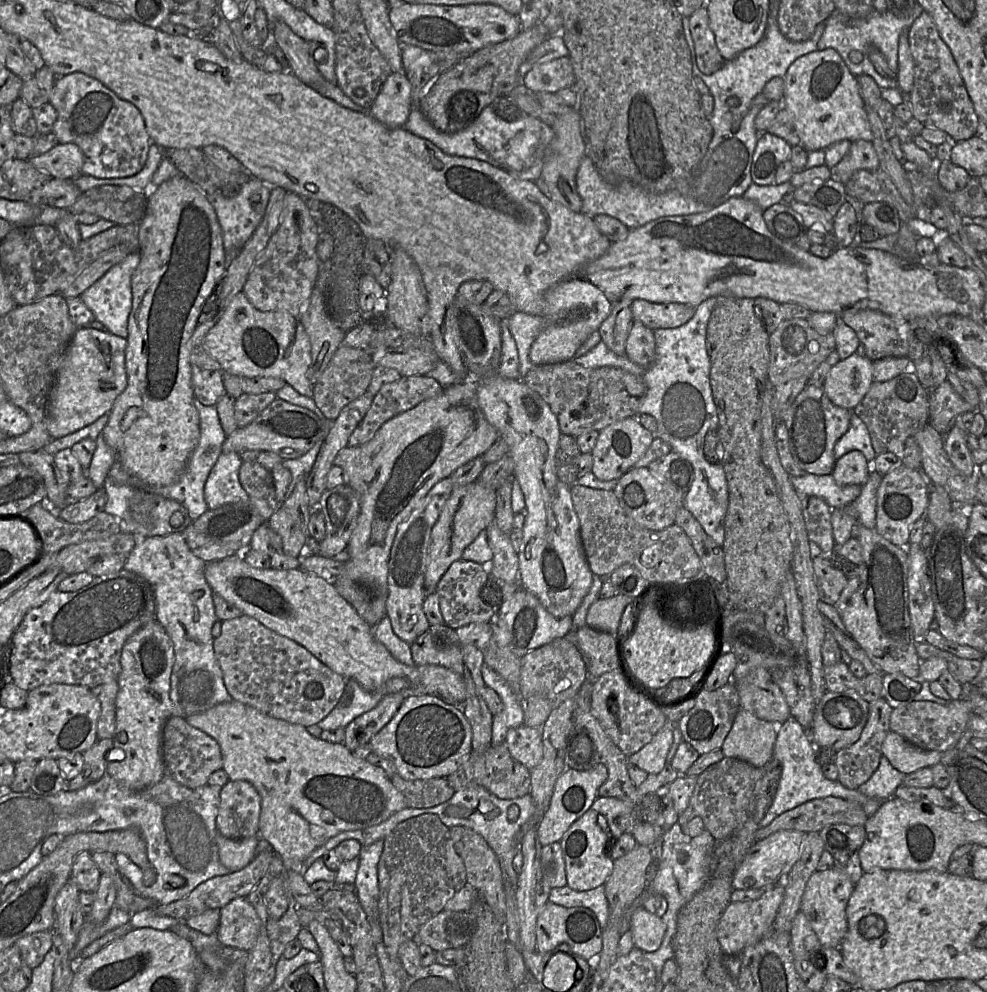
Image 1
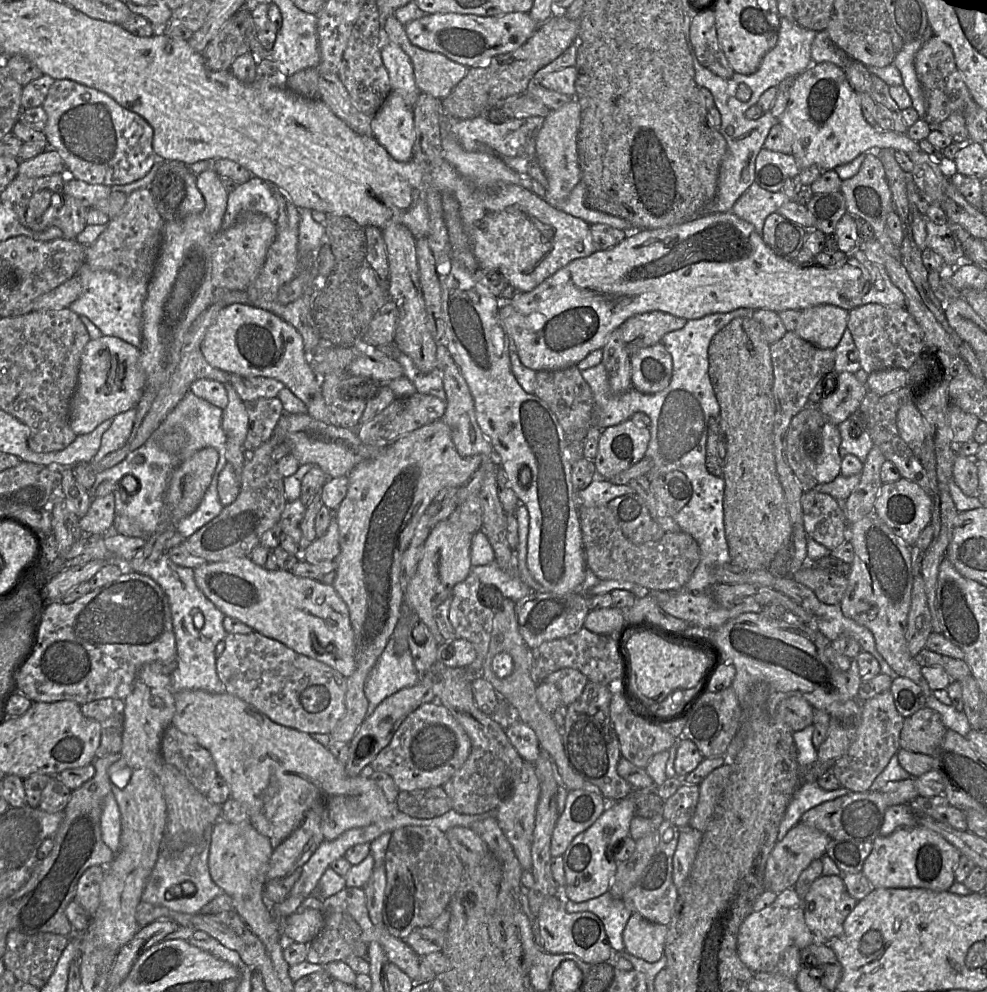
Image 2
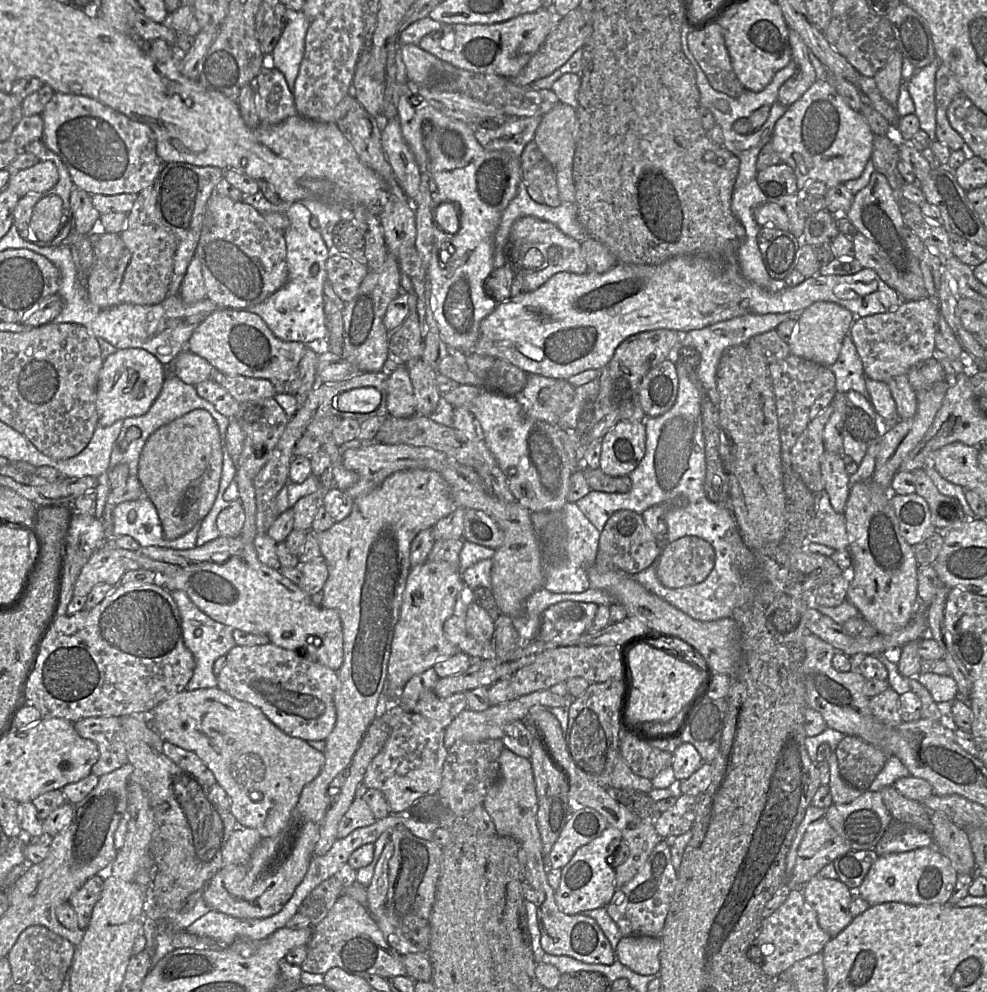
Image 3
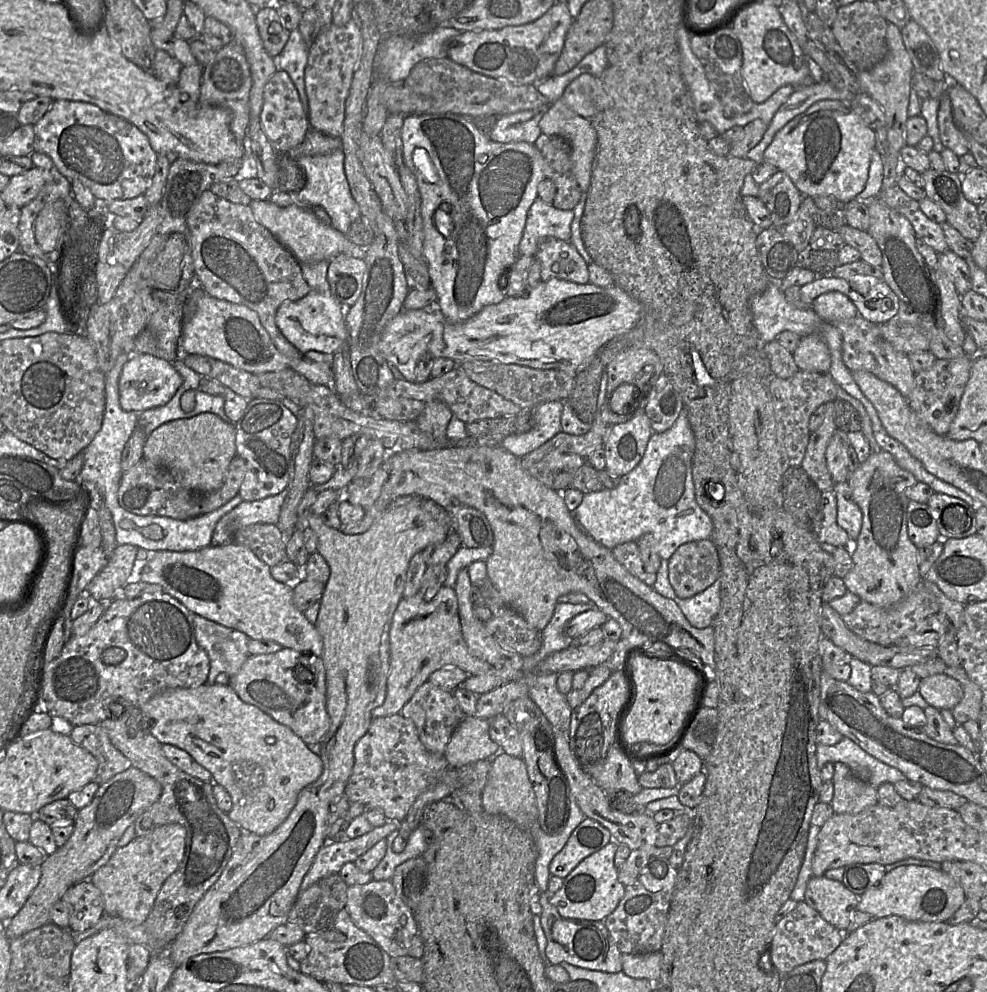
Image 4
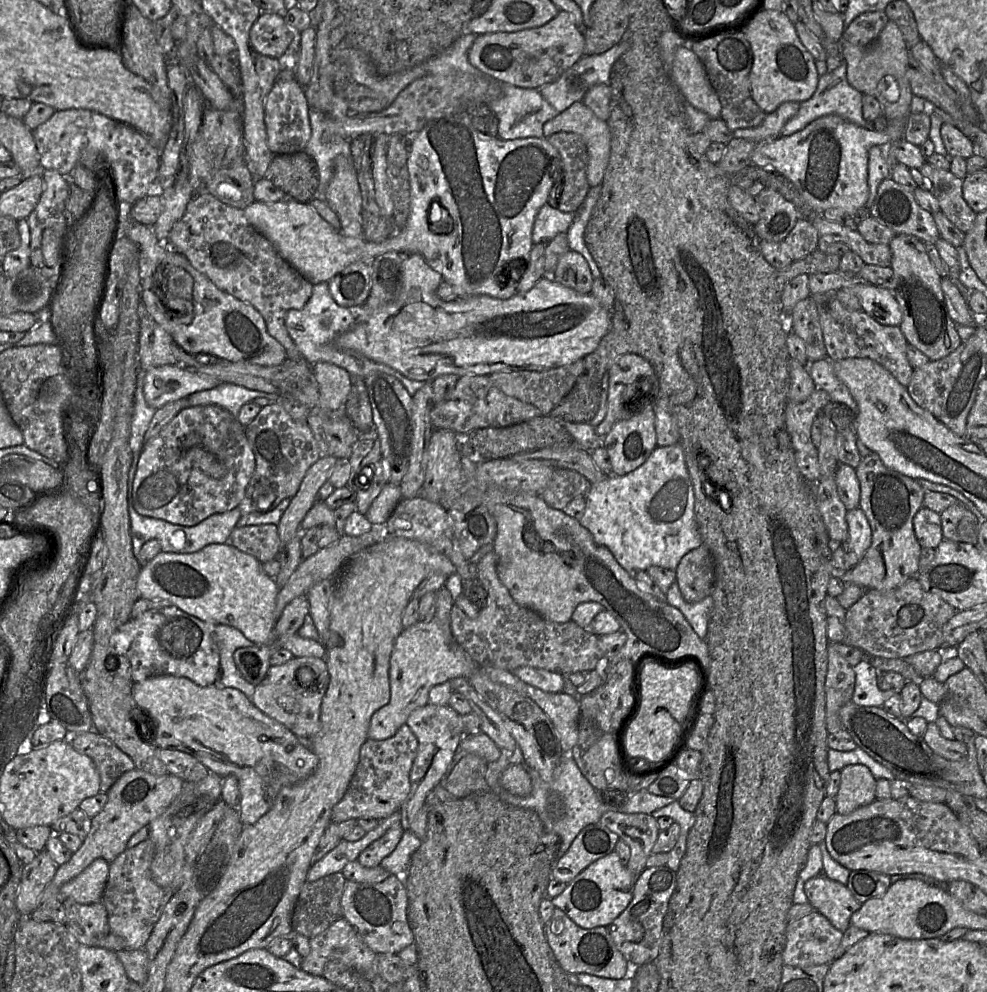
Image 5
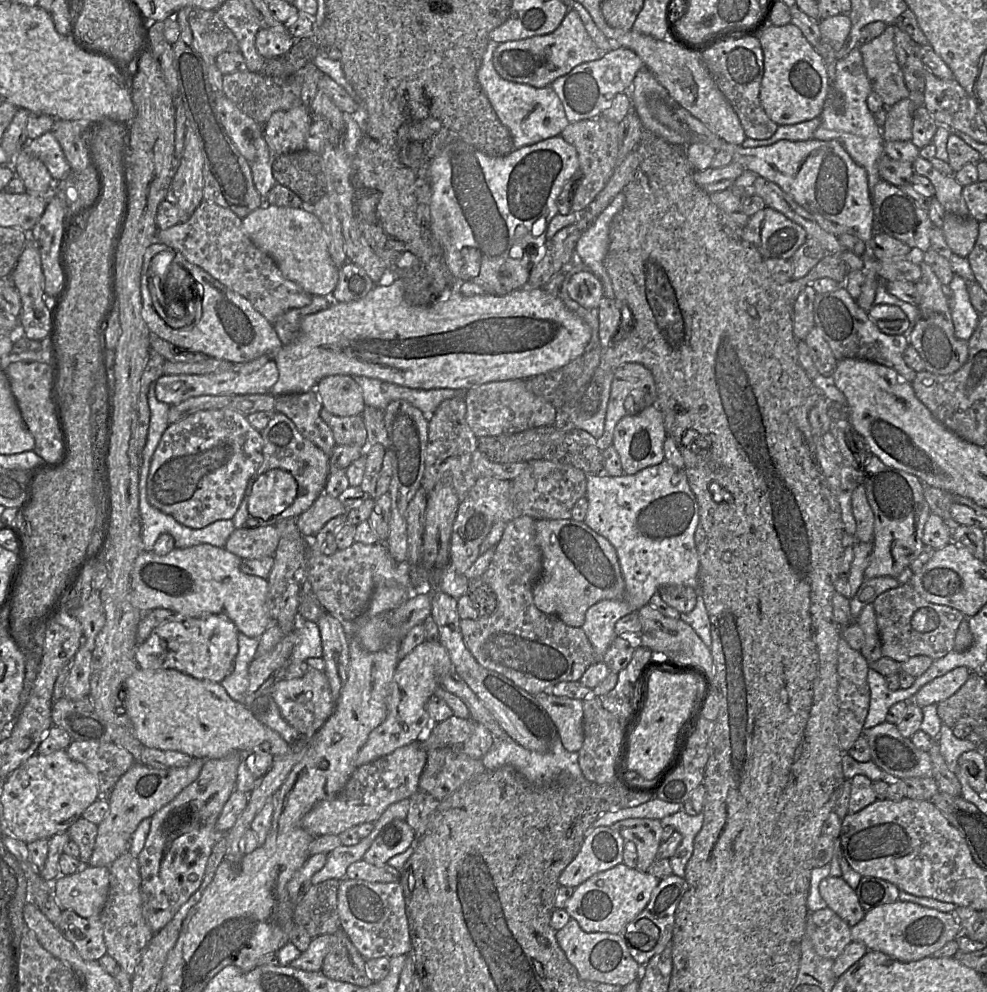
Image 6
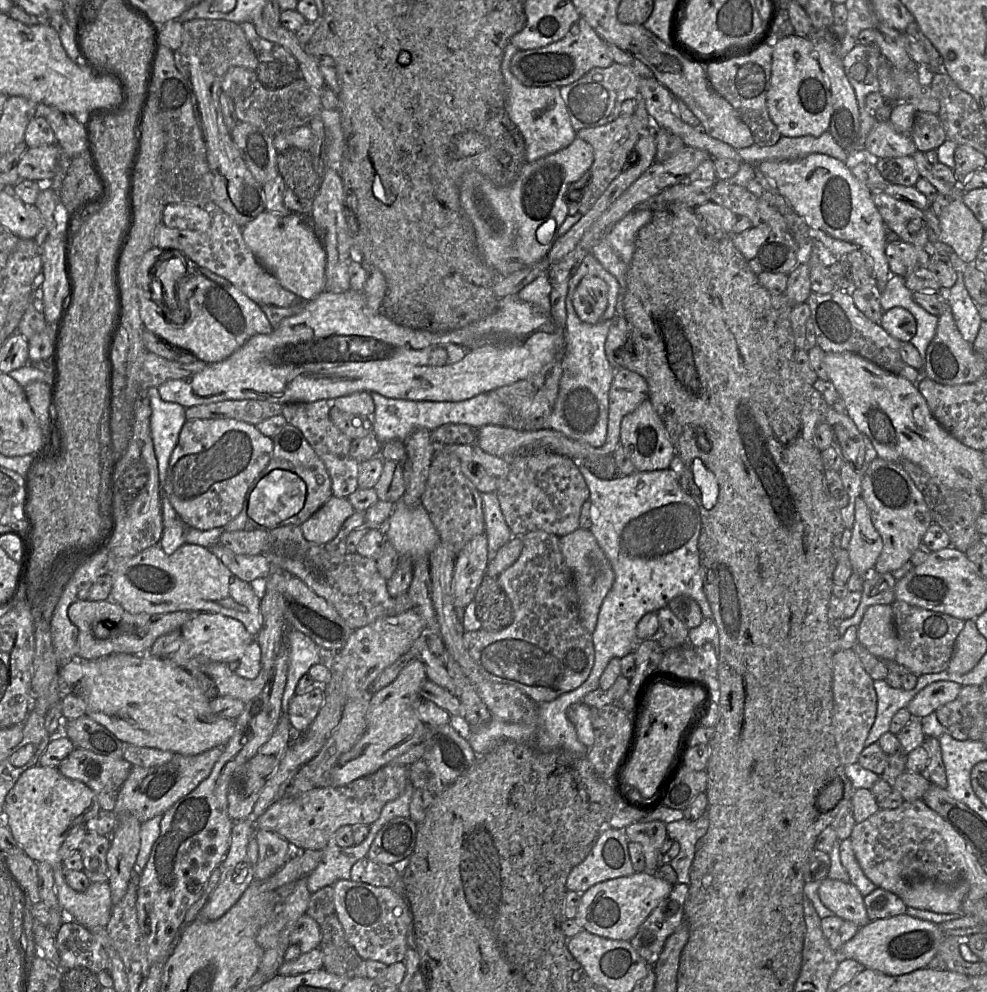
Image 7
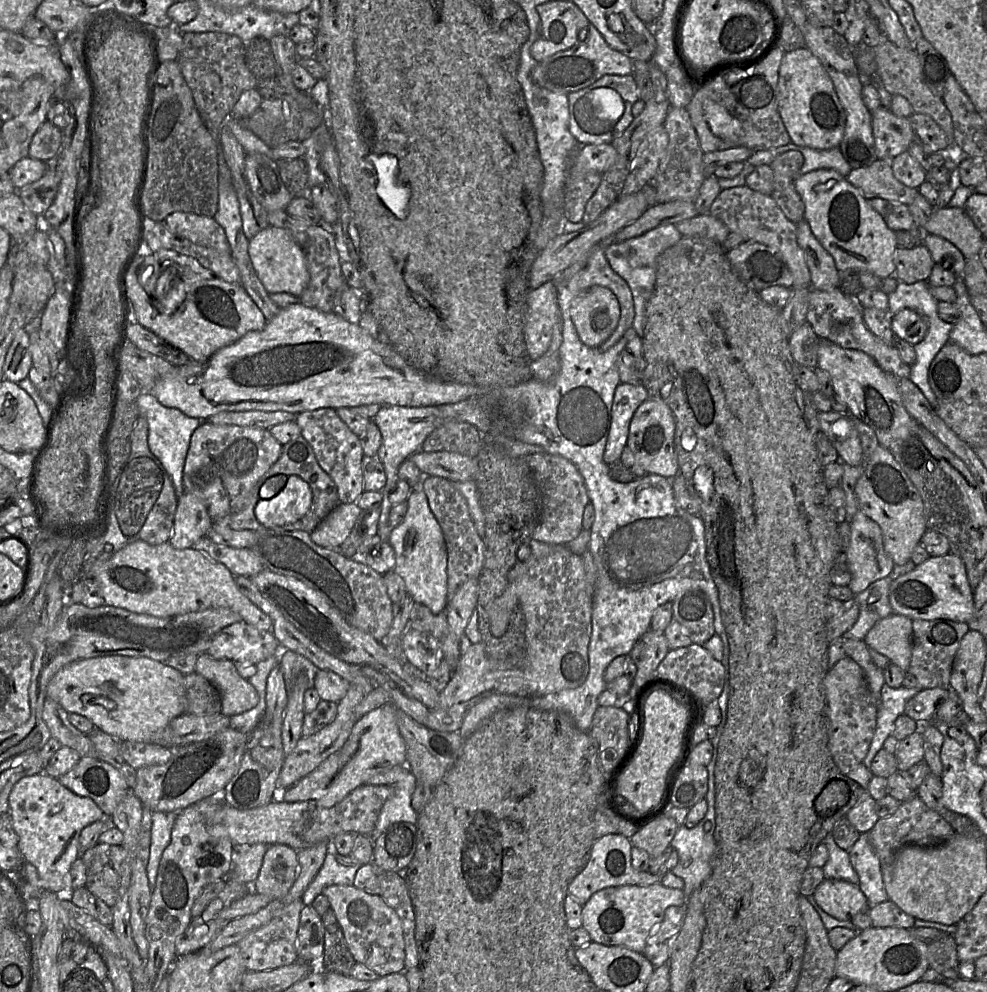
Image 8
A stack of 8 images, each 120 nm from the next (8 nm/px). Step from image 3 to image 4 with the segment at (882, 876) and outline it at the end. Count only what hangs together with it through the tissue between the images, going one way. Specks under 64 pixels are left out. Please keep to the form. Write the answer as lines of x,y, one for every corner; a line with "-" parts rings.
909,864
886,872
877,886
859,896
857,910
873,918
897,915
909,921
939,922
947,921
965,899
959,883
941,868

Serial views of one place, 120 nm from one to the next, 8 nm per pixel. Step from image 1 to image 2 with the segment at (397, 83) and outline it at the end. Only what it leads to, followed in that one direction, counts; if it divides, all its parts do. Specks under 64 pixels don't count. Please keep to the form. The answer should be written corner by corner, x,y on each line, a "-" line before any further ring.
391,91
381,108
371,119
373,137
397,162
406,163
413,157
415,143
413,108
396,92

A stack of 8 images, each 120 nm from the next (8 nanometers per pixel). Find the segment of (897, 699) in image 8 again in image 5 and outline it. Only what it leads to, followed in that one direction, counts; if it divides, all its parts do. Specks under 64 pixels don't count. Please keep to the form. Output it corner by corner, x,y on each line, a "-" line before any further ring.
866,657
854,667
855,686
852,701
860,706
883,706
896,691
882,691
878,687
880,673

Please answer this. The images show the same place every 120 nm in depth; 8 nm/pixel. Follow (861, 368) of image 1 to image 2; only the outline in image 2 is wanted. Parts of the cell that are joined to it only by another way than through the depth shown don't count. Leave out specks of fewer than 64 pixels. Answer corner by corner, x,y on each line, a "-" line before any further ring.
850,372
839,373
833,391
826,394
824,388
818,408
828,422
839,426
851,415
858,412
867,391
869,390
865,384
864,376

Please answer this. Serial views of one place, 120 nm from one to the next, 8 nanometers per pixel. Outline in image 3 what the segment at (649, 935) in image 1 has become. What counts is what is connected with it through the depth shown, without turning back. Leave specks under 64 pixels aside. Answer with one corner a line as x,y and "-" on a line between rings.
624,936
616,948
616,958
624,966
640,975
659,974
660,937

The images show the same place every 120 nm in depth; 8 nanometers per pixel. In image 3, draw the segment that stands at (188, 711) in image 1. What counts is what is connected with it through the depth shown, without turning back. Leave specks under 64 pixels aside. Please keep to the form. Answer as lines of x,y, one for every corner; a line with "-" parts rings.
182,590
169,592
175,600
181,615
184,643
195,660
193,676
188,682
186,690
214,688
218,684
217,678
213,672
216,659
221,656
226,657
228,652
237,645
233,638
234,628
217,622
202,612
192,602
186,592

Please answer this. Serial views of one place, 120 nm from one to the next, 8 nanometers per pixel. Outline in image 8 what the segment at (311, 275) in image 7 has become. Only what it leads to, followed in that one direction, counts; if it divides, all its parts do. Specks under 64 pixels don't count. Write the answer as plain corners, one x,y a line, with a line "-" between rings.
268,226
250,239
249,256
269,294
286,292
300,297
309,284
310,274
304,252
292,236
282,228

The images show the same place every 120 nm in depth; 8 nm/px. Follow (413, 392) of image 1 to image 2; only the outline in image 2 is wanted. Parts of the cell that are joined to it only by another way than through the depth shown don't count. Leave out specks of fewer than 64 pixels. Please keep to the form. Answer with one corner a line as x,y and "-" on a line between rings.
416,392
407,398
395,398
388,407
372,420
360,425
357,435
364,444
386,446
389,442
396,440
400,436
442,419
444,412
444,401
429,394

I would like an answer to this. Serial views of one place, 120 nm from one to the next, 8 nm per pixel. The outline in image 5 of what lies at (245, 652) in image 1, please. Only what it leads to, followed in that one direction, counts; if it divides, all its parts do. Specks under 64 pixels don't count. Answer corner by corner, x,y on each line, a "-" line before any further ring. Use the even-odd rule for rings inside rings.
305,656
305,657
293,657
282,665
271,665
265,678
255,686
255,691
250,698
250,701
264,714
270,718
278,721
293,732
297,737
312,738
318,733
321,727
320,723
320,708
323,697
326,693
329,684
329,672
327,664
324,659
-
302,667
310,667
315,674
315,681
312,686
304,687
299,684
296,679
296,671

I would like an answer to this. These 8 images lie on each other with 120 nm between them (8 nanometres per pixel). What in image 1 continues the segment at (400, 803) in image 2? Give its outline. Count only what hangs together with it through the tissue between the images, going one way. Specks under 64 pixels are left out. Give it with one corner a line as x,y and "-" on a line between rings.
397,772
391,781
406,798
407,807
431,808
448,801
455,790
447,778
432,778
428,780
406,780

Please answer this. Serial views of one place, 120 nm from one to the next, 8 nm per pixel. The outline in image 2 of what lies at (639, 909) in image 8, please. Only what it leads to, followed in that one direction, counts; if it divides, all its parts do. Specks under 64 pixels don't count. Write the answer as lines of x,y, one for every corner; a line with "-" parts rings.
630,796
608,802
606,809
595,823
572,840
562,856
565,884
560,890
565,899
578,903
608,892
617,864
609,854
616,851
617,845
629,836
630,822
634,816
634,804

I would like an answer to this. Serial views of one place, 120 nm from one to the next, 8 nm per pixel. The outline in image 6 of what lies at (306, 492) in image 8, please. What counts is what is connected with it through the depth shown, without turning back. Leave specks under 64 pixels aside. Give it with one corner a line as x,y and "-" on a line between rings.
269,470
254,483
248,498
248,512
261,520
273,518
292,504
297,489
295,478
288,471

